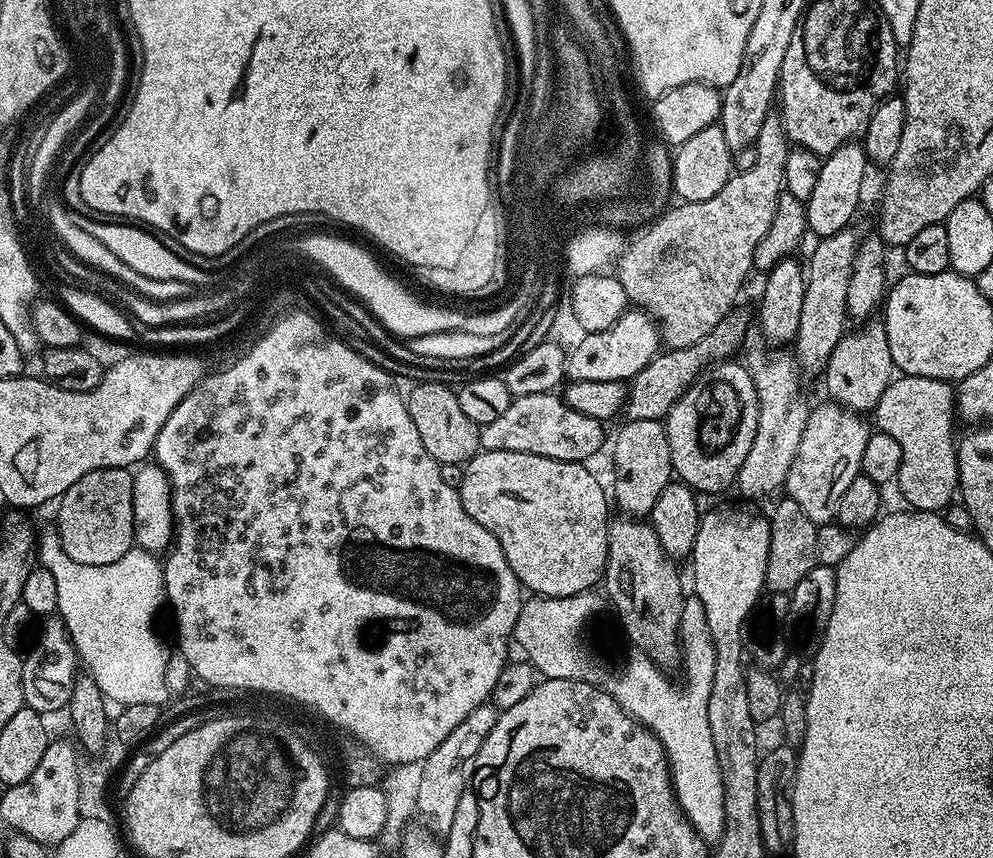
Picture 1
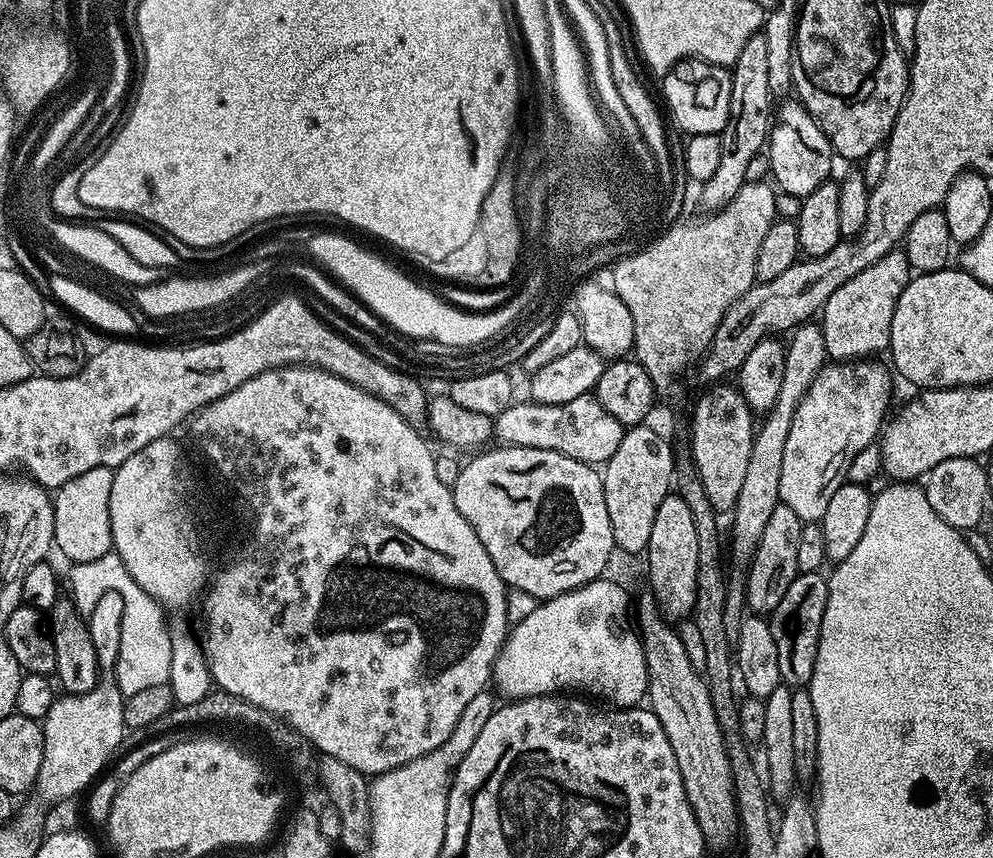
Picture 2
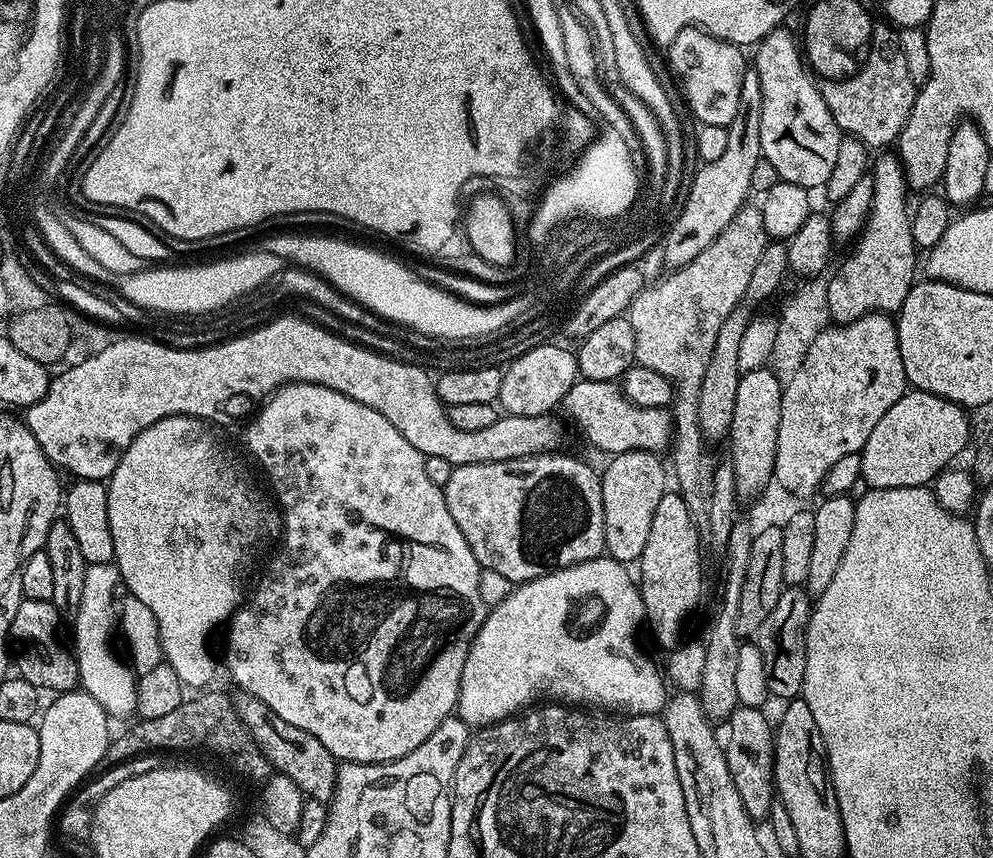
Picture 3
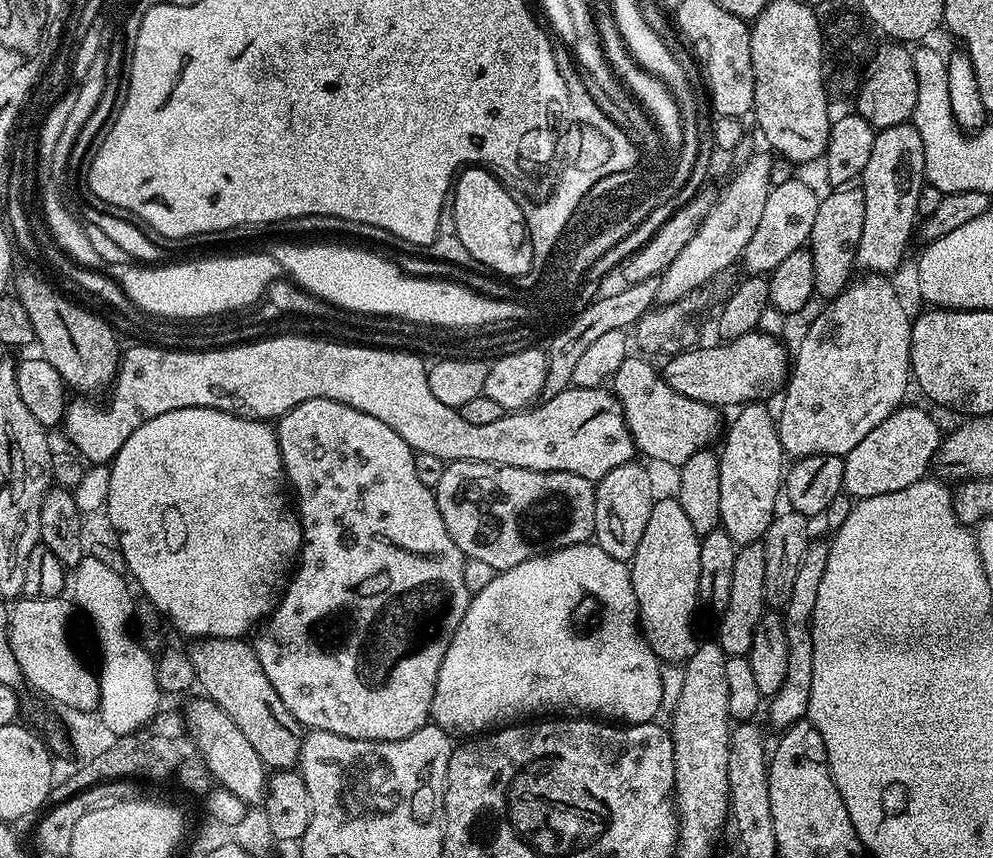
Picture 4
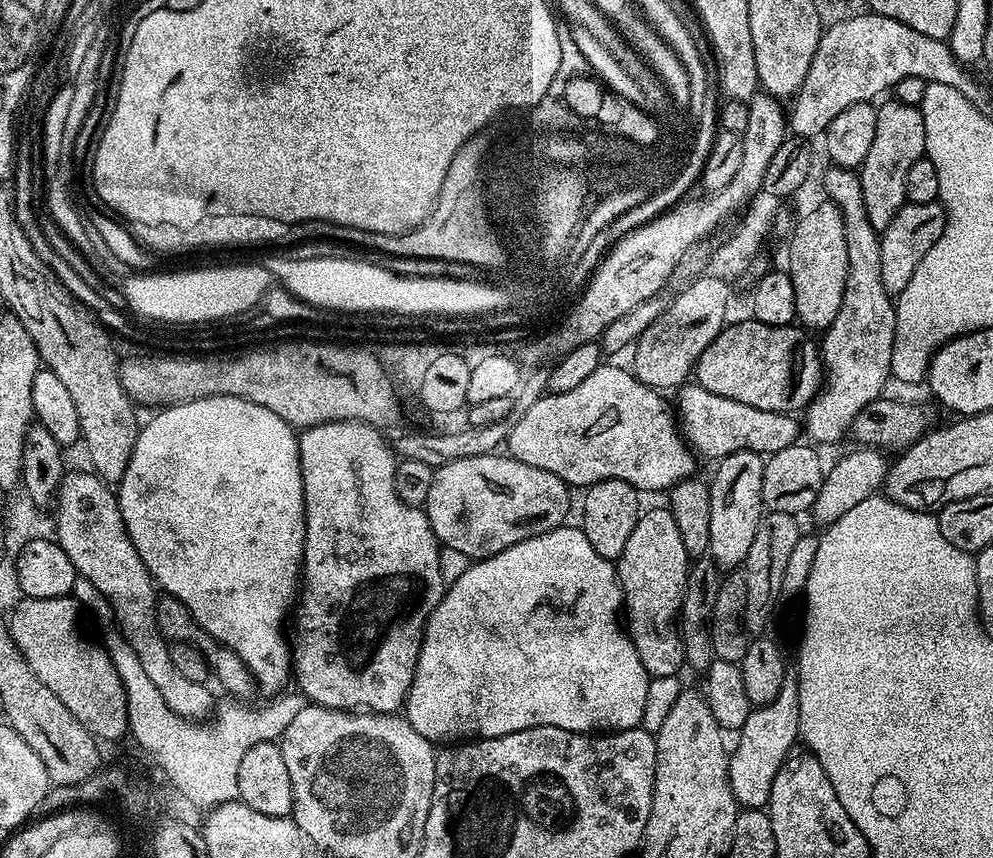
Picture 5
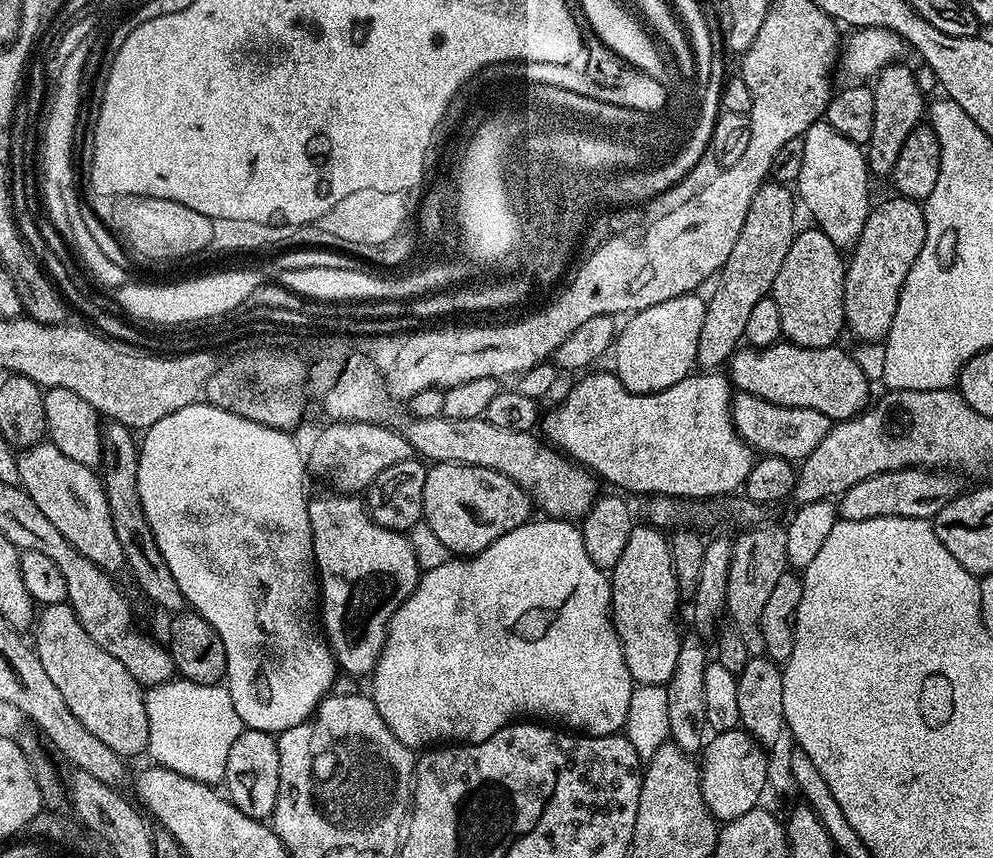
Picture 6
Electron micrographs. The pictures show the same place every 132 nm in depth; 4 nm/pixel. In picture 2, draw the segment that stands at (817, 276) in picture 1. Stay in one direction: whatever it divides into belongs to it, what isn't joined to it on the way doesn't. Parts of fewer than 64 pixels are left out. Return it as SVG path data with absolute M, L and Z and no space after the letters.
M805 322L791 333L792 341L787 341L784 353L786 366L782 370L782 386L778 386L778 398L774 406L763 413L761 422L755 429L750 446L750 462L746 466L746 475L742 482L742 491L738 494L736 507L730 513L732 524L736 527L736 564L740 570L747 569L752 563L758 542L762 542L762 530L766 530L766 521L774 506L780 504L778 478L782 478L782 457L786 450L786 438L790 434L790 425L798 410L798 402L810 390L810 382L818 378L828 360L828 351L819 323Z

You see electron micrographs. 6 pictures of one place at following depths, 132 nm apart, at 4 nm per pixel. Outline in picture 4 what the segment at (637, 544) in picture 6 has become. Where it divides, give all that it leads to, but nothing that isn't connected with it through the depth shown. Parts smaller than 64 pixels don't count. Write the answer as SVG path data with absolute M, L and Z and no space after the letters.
M668 494L659 500L653 499L650 518L646 522L646 530L642 533L642 542L638 542L638 550L634 550L630 561L638 627L644 633L644 640L654 650L654 654L664 664L683 665L684 661L694 654L698 637L692 633L692 615L698 604L698 554L702 537L690 526L686 513L676 501L675 495Z

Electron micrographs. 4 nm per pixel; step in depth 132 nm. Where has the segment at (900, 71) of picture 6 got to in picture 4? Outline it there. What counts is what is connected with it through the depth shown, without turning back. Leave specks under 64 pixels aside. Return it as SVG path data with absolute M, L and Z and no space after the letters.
M912 123L890 126L877 131L874 150L866 172L860 175L860 188L868 198L868 216L862 218L862 238L858 238L856 268L868 274L892 274L908 252L908 242L918 224L918 194L924 179L924 143Z

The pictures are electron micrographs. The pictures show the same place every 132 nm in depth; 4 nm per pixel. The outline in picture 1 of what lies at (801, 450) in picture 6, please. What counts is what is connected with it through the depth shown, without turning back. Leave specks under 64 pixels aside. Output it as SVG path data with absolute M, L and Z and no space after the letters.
M551 392L526 394L515 397L506 414L481 427L480 447L485 452L514 450L555 460L588 462L604 444L604 428L601 421L578 414L578 410L565 404L559 395Z

